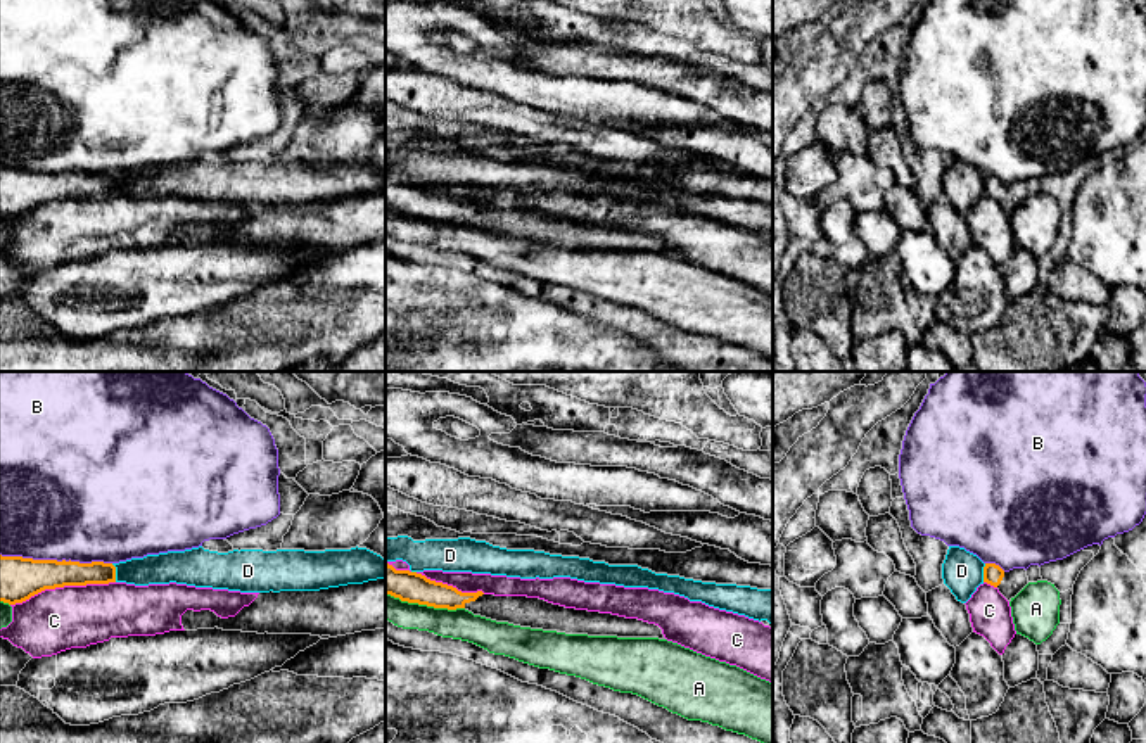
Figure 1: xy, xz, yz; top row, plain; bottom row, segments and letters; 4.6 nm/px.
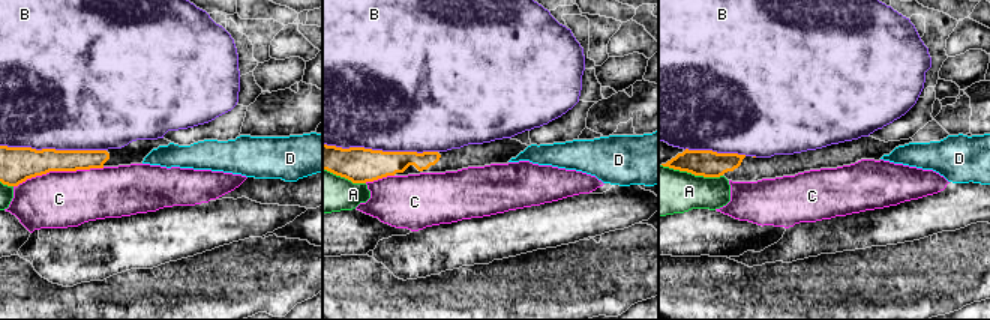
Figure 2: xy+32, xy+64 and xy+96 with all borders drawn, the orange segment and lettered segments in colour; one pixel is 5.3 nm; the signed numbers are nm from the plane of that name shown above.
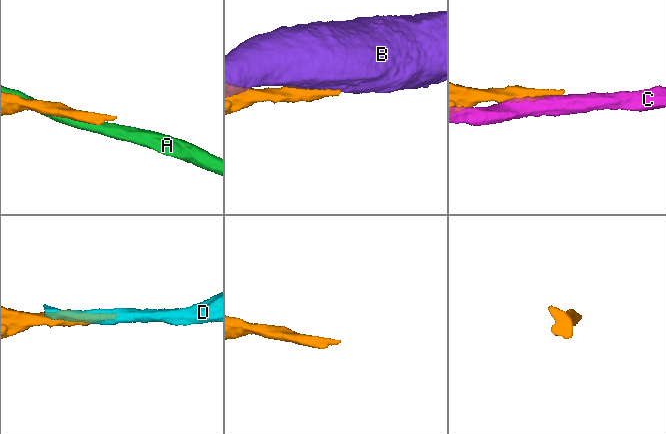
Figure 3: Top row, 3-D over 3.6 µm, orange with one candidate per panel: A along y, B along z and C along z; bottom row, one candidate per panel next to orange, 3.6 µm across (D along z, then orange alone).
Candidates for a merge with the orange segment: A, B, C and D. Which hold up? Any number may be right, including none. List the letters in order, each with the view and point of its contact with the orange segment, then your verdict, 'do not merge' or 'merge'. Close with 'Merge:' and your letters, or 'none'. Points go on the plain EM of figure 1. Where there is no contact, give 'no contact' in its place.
A: xz (426, 216) | do not merge
B: xy (56, 173) | do not merge
C: xy (63, 199) | do not merge
D: xy (114, 185) | do not merge
Merge: none

